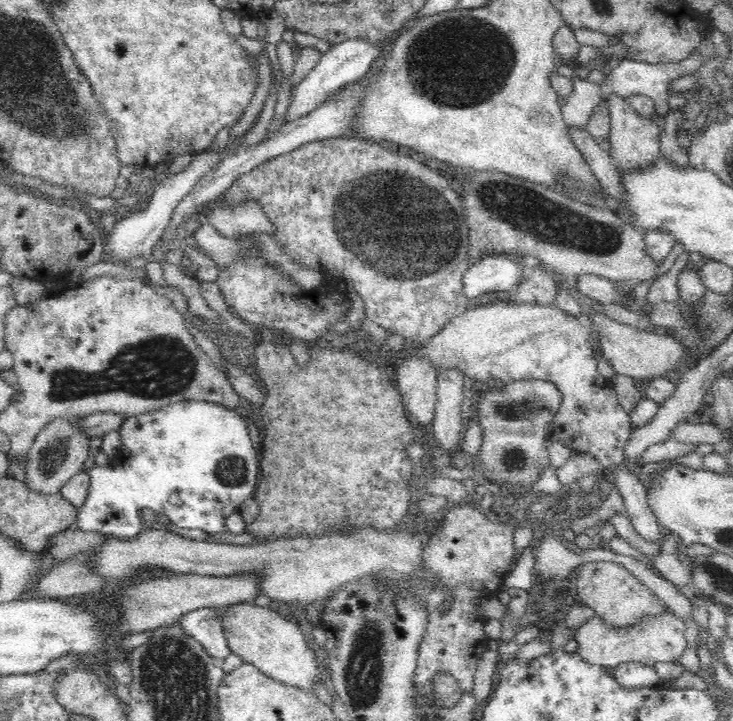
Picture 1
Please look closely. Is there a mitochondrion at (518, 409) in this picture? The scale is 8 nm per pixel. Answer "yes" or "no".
yes

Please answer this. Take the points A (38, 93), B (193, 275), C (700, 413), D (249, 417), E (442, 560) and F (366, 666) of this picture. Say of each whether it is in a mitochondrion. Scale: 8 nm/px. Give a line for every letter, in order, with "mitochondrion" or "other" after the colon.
A: mitochondrion
B: other
C: other
D: other
E: mitochondrion
F: mitochondrion

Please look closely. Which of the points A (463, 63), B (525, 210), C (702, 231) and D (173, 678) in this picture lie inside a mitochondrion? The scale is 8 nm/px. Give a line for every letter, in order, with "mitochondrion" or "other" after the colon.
A: mitochondrion
B: mitochondrion
C: other
D: mitochondrion

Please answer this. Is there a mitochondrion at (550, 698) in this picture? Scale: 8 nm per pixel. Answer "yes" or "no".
no

